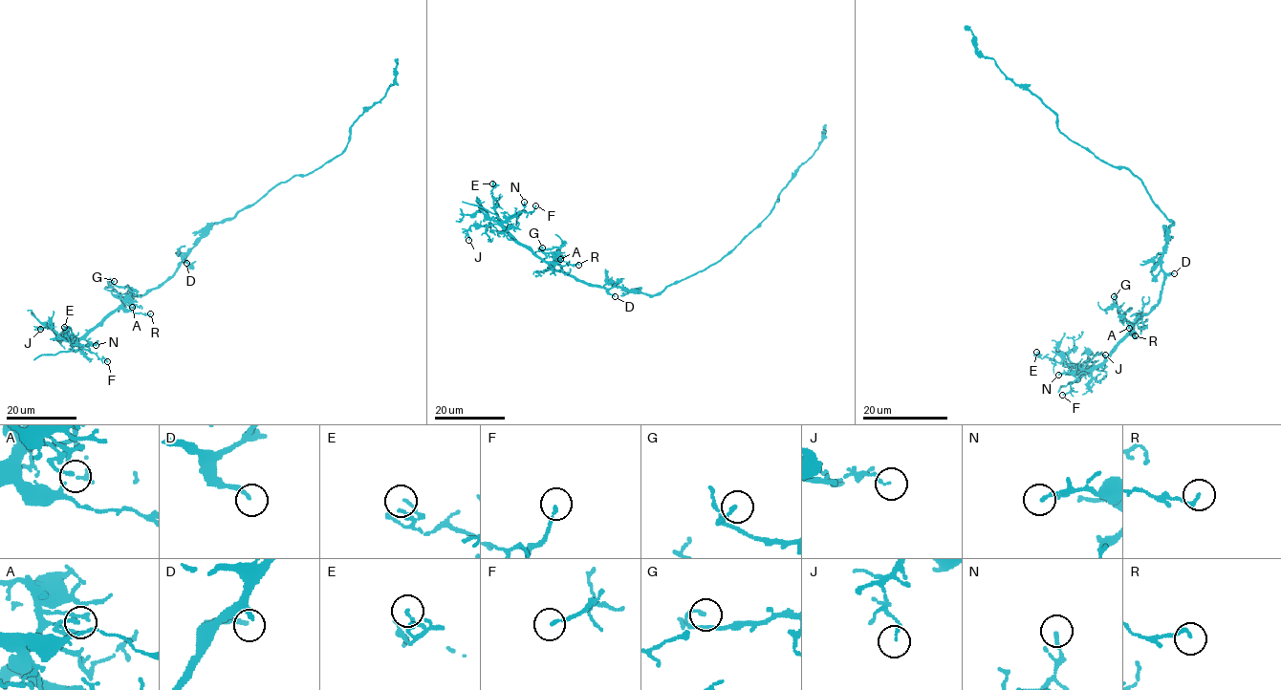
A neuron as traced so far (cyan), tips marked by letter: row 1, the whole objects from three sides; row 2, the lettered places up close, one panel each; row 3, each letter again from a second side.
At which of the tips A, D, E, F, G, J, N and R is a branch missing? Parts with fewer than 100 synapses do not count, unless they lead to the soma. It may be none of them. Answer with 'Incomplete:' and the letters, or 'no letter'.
Incomplete: no letter

